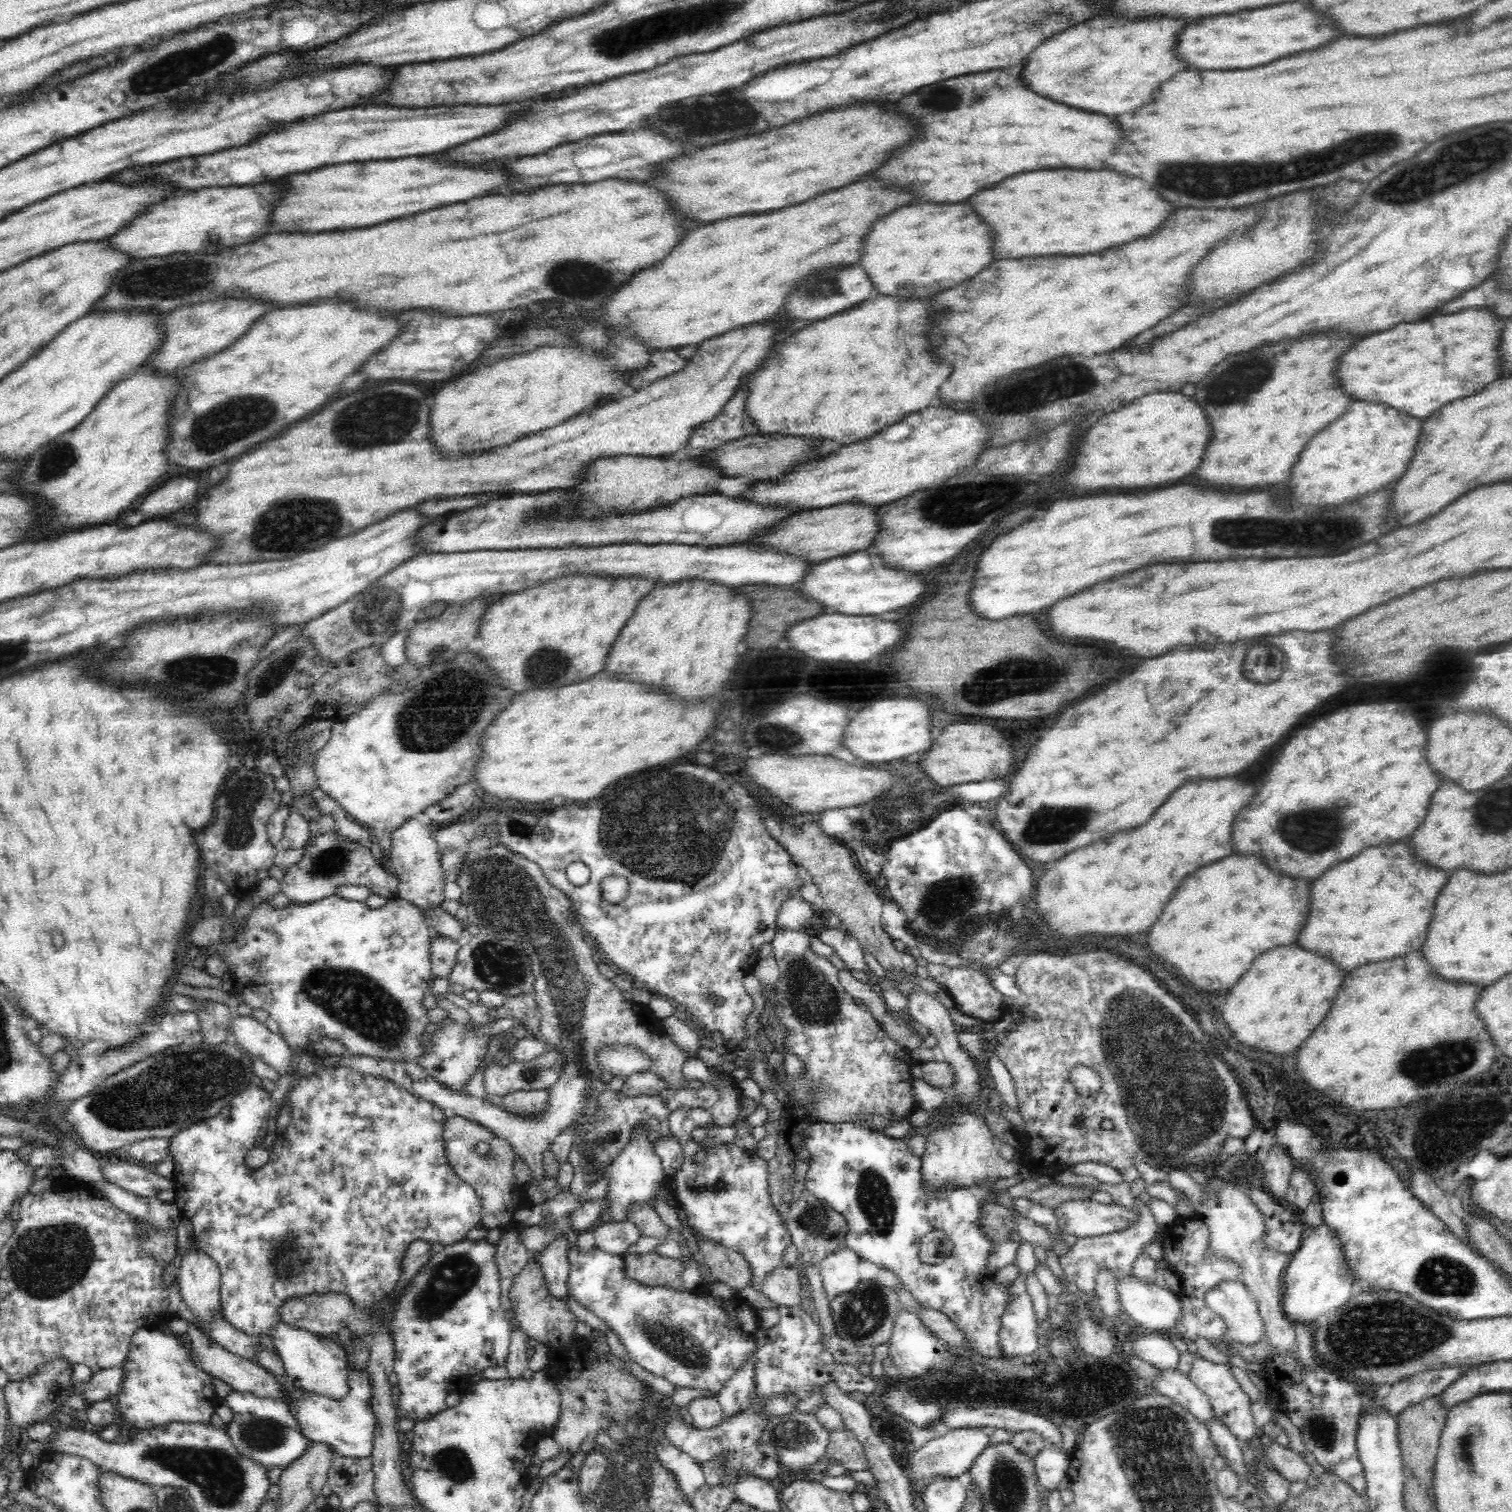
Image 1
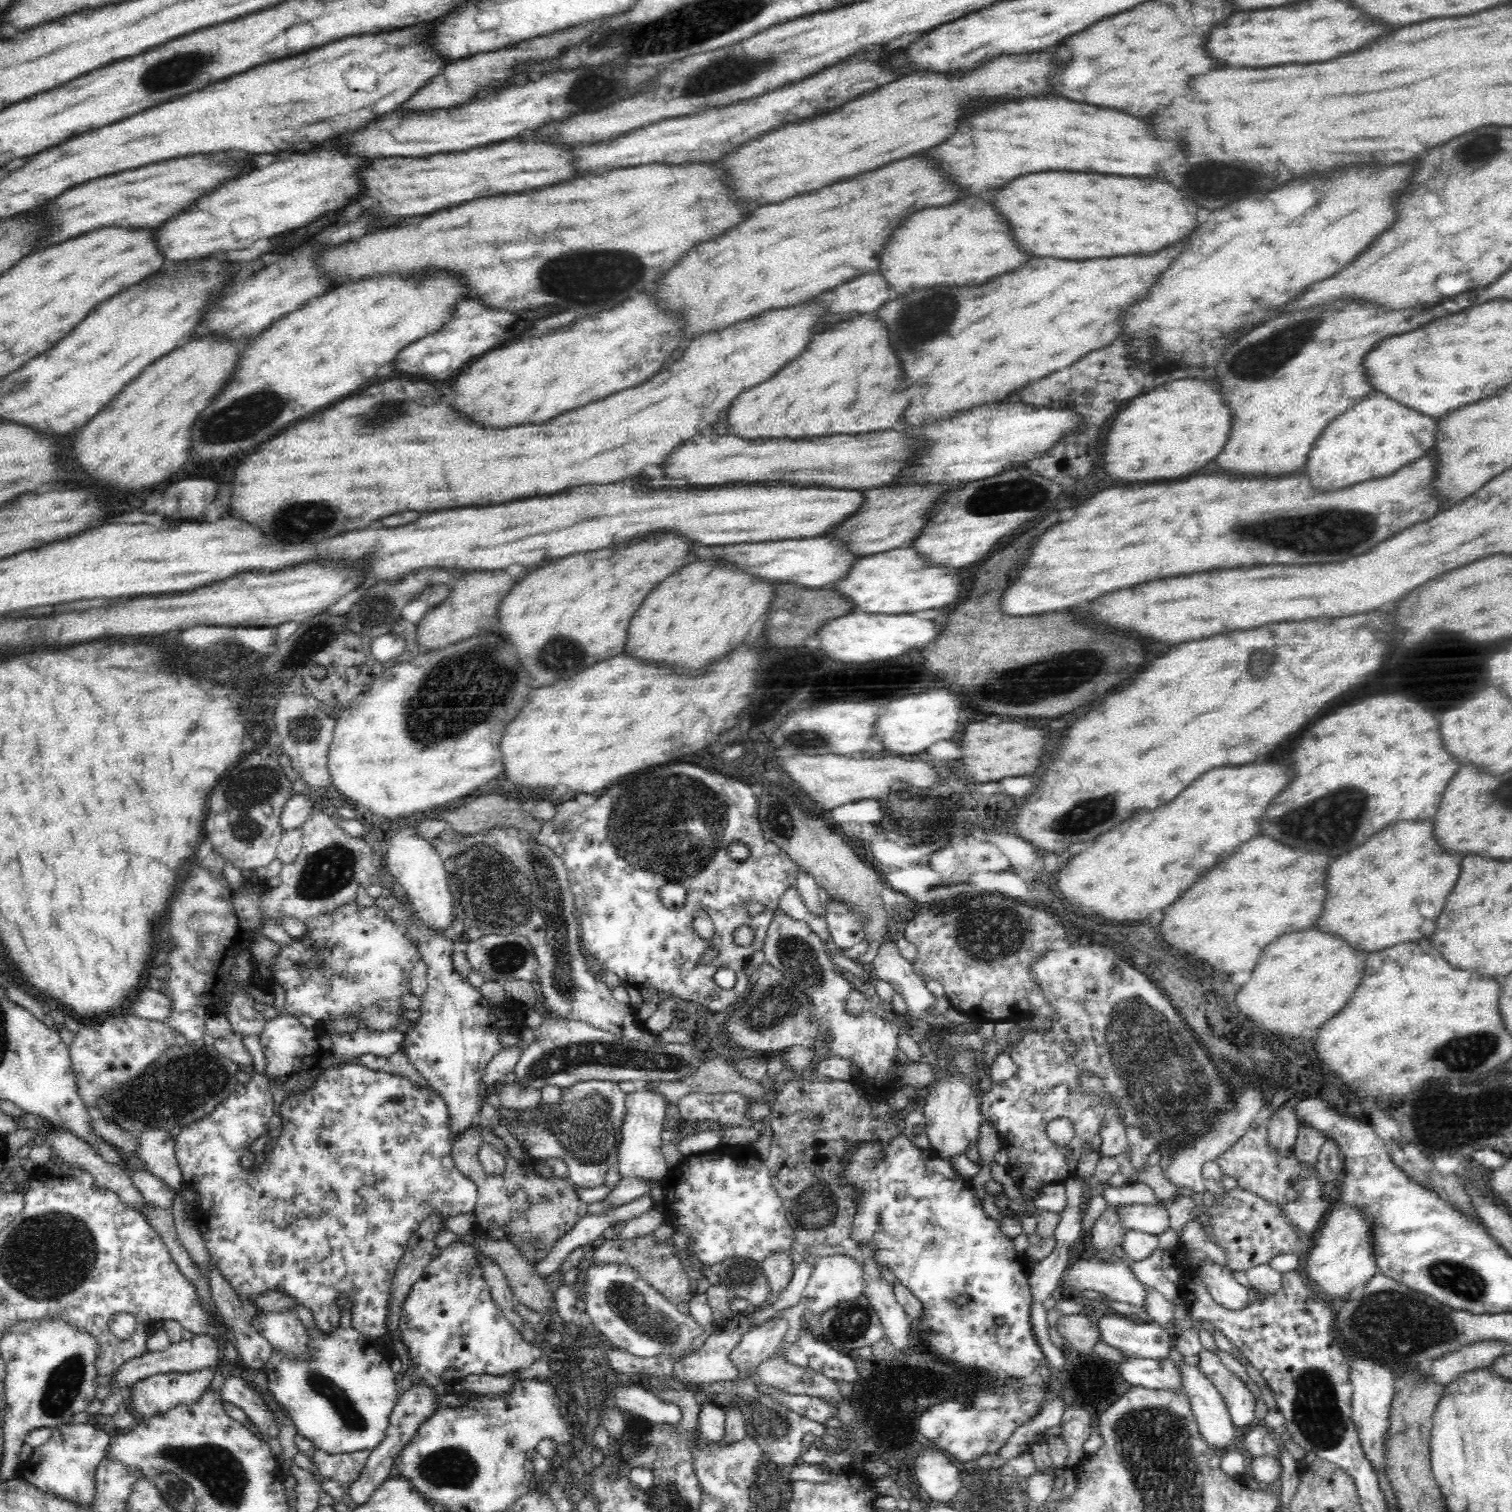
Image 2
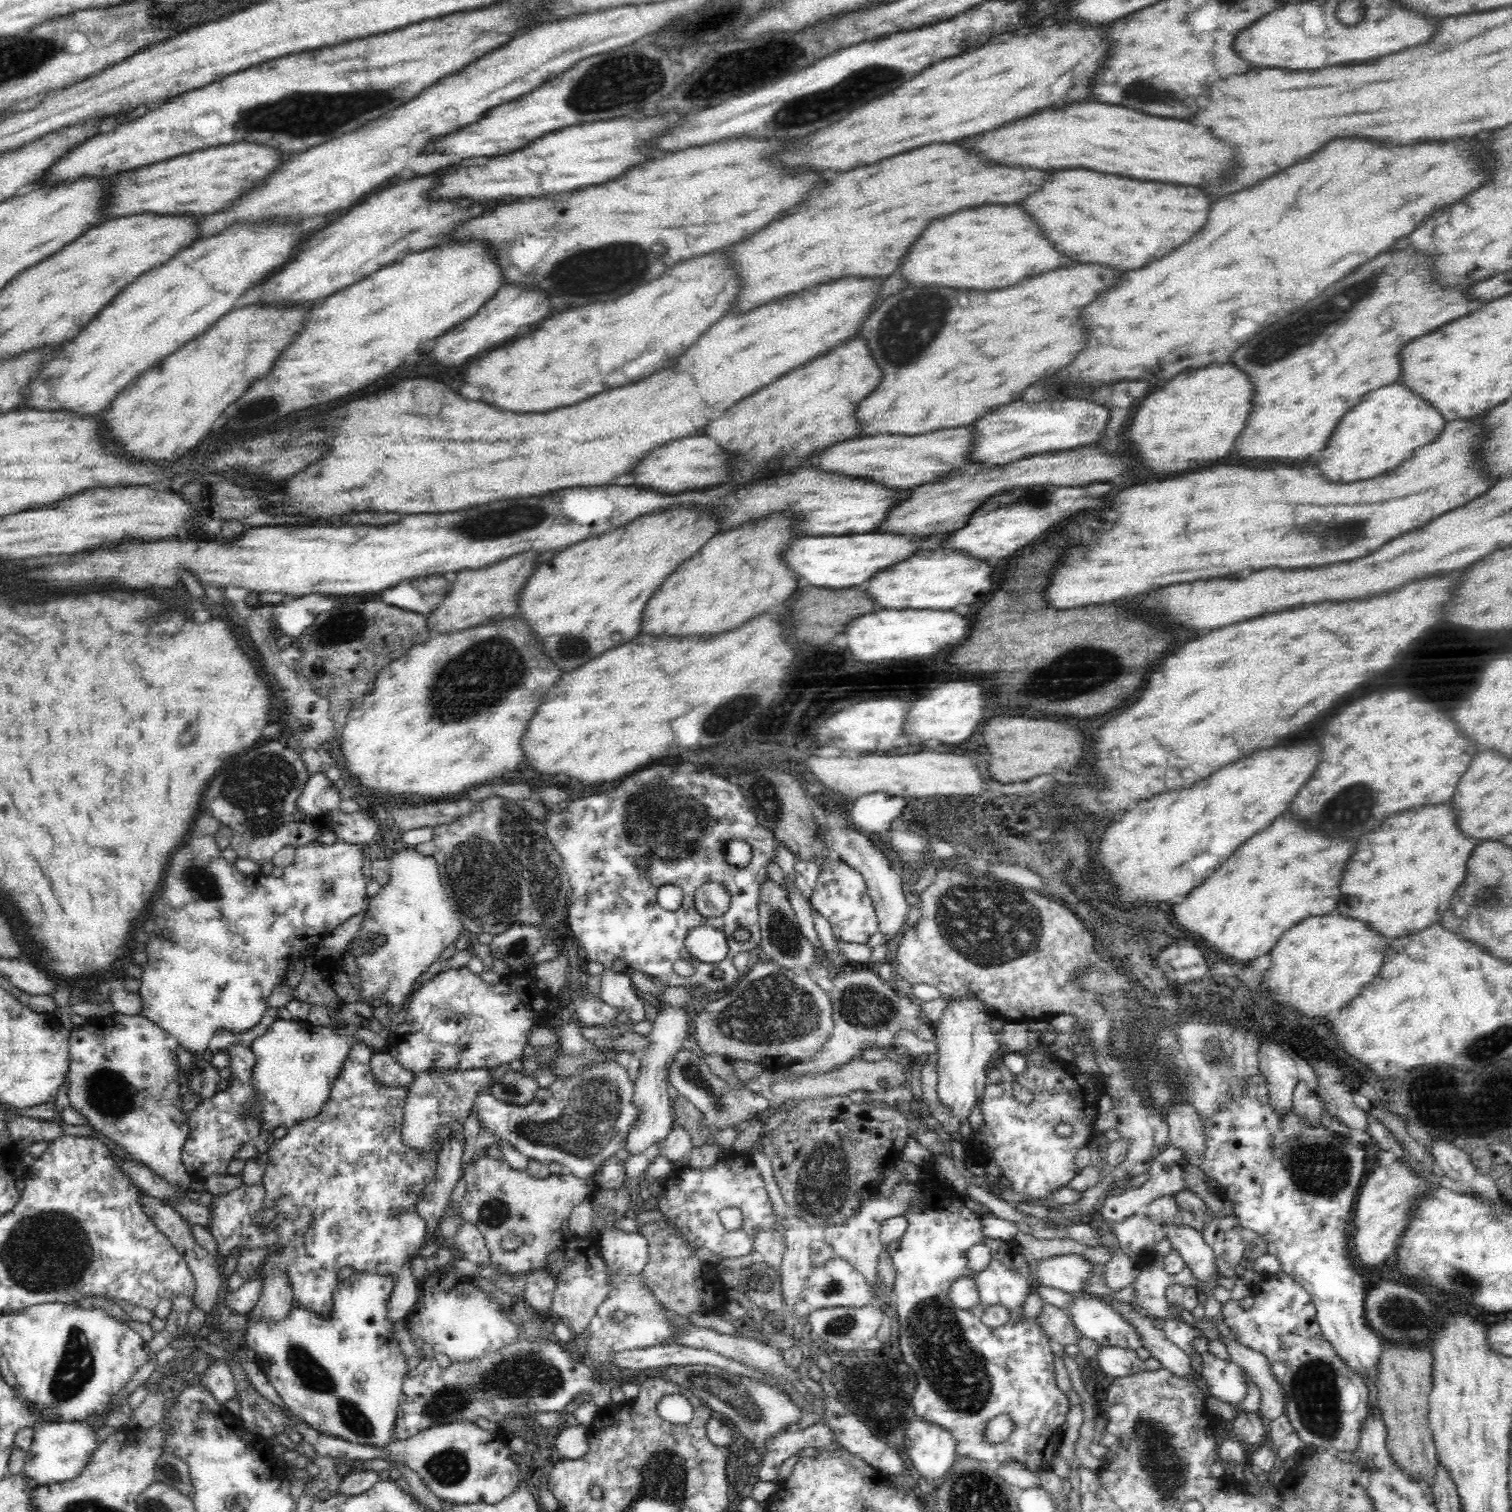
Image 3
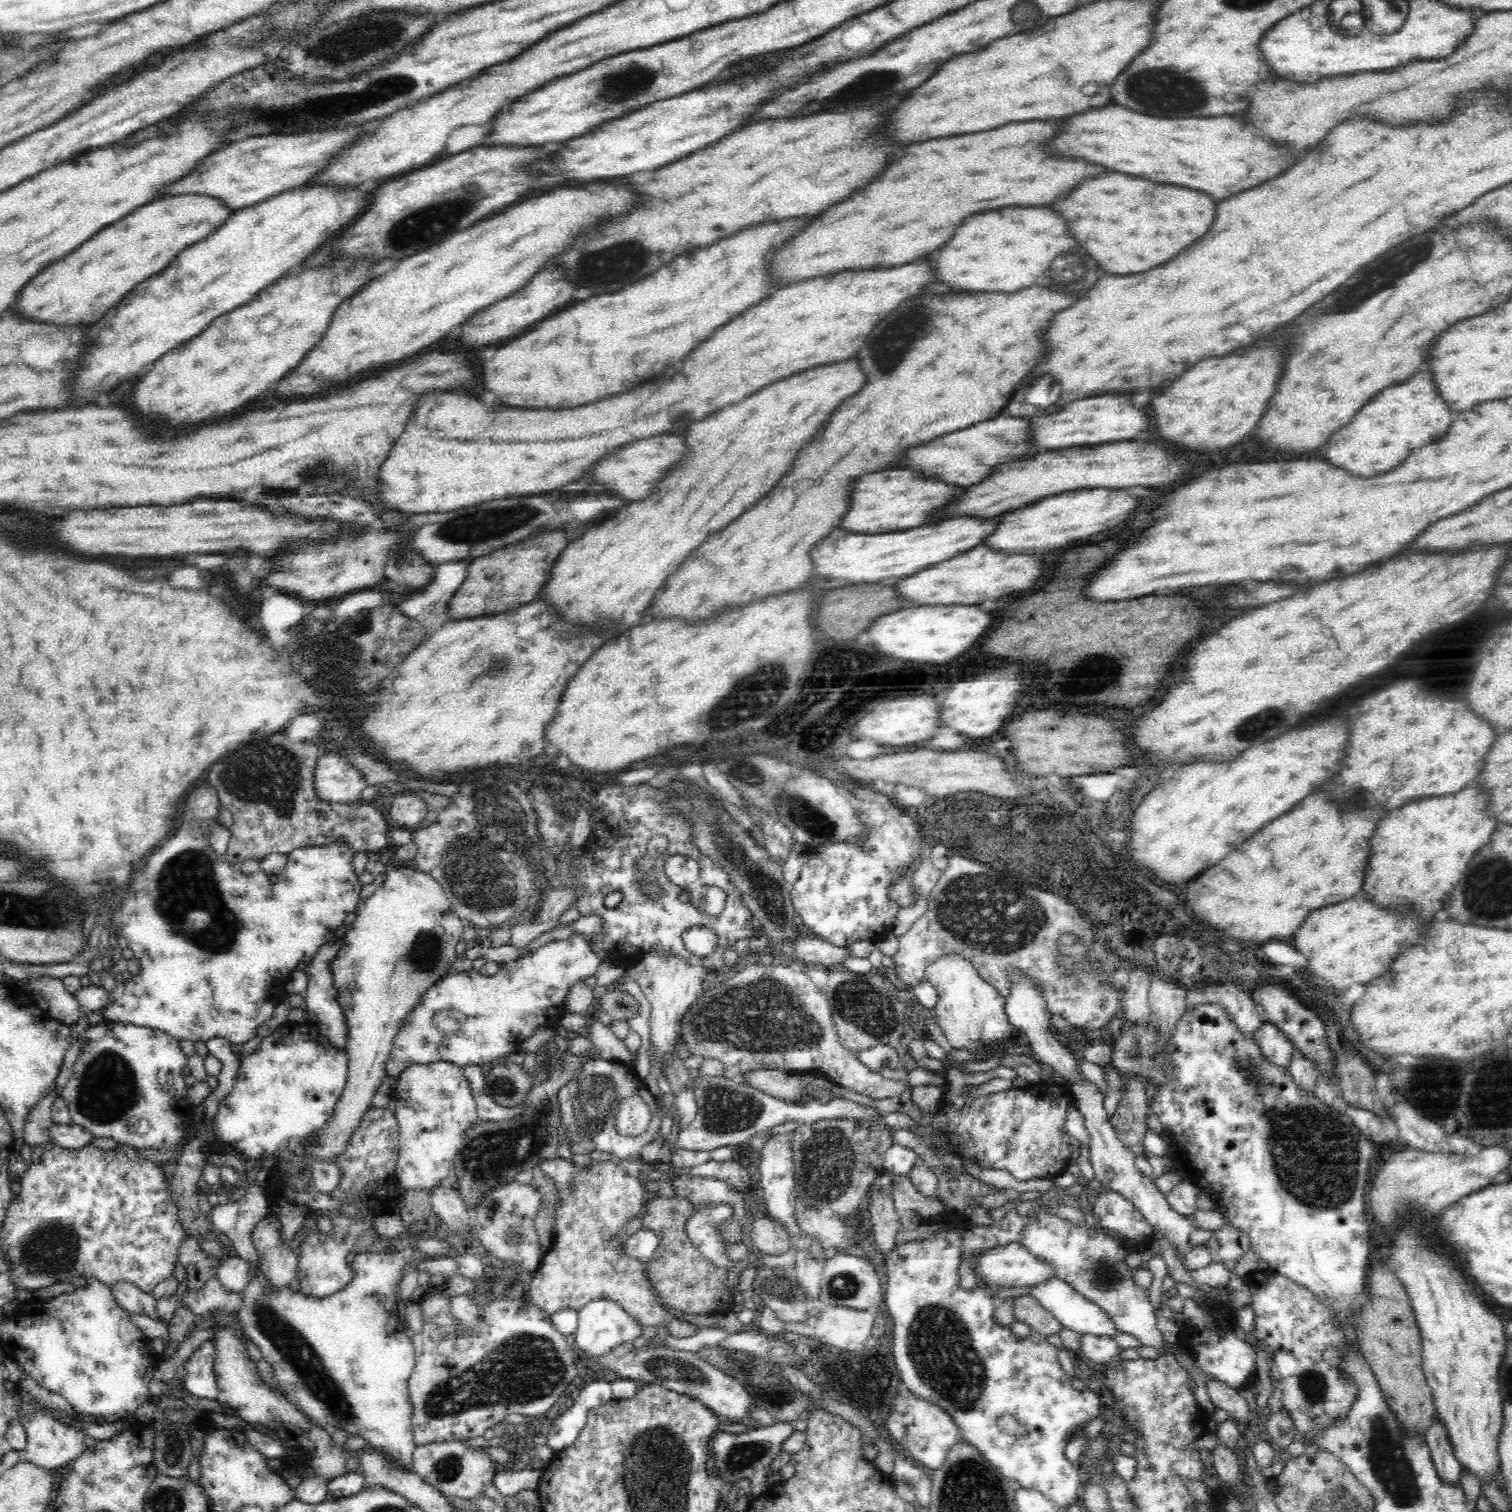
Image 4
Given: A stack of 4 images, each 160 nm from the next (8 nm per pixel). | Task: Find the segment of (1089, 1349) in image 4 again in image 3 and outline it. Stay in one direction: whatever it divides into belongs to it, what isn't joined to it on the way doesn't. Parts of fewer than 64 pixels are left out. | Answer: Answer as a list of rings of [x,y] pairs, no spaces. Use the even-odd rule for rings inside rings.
[[[1103,1346],[1097,1354],[1097,1359],[1099,1367],[1115,1378],[1146,1371],[1144,1360],[1138,1357],[1136,1351],[1130,1349]]]

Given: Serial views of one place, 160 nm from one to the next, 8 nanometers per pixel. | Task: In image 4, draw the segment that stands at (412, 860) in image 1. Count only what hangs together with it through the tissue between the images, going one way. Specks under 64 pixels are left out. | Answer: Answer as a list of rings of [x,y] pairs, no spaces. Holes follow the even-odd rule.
[[[402,863],[384,874],[383,884],[376,888],[367,901],[359,900],[354,915],[348,920],[348,929],[340,947],[329,964],[337,1001],[347,1022],[347,1083],[332,1116],[310,1149],[314,1158],[330,1163],[347,1148],[346,1142],[350,1140],[352,1130],[360,1124],[360,1118],[366,1114],[372,1096],[384,1078],[387,1056],[403,1025],[400,1022],[404,1022],[414,1010],[424,992],[449,973],[458,957],[454,948],[462,938],[463,926],[463,920],[452,910],[438,881],[429,872]]]

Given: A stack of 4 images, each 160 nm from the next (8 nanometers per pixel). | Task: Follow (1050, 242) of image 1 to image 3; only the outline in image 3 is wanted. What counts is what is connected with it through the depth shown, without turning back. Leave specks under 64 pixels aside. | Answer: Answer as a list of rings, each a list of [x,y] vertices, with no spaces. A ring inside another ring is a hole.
[[[1066,170],[1058,172],[1058,176],[1054,176],[1054,180],[1050,180],[1042,192],[1038,192],[1038,196],[1030,196],[1022,208],[1030,208],[1030,212],[1038,216],[1038,224],[1050,232],[1050,240],[1054,240],[1054,244],[1058,244],[1066,256],[1074,256],[1078,262],[1104,264],[1114,270],[1138,270],[1190,240],[1206,224],[1210,204],[1212,200],[1194,186],[1186,188],[1174,184],[1128,180],[1090,170]]]

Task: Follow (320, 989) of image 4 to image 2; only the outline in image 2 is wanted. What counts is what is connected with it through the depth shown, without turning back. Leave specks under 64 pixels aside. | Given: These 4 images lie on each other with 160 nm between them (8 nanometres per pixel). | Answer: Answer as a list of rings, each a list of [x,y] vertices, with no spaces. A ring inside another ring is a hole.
[[[354,1060],[351,1062],[347,1062],[344,1066],[336,1067],[336,1068],[328,1068],[323,1072],[321,1076],[318,1076],[318,1079],[312,1086],[304,1088],[302,1092],[287,1092],[284,1100],[281,1102],[280,1113],[283,1118],[281,1135],[278,1136],[277,1140],[270,1143],[269,1155],[267,1156],[267,1160],[261,1165],[258,1169],[256,1168],[253,1171],[246,1170],[242,1168],[242,1158],[244,1158],[244,1154],[248,1153],[251,1149],[252,1142],[257,1138],[260,1138],[262,1134],[268,1131],[268,1122],[270,1122],[270,1118],[272,1118],[274,1101],[272,1100],[272,1087],[270,1086],[270,1082],[268,1082],[268,1078],[266,1076],[255,1073],[251,1075],[251,1079],[248,1083],[240,1083],[238,1082],[235,1091],[228,1097],[224,1102],[217,1104],[215,1109],[212,1111],[212,1114],[208,1116],[202,1117],[202,1120],[197,1120],[194,1123],[190,1123],[185,1127],[182,1127],[179,1130],[178,1135],[174,1140],[175,1146],[175,1157],[177,1158],[177,1162],[179,1168],[181,1168],[182,1179],[185,1181],[185,1187],[187,1188],[187,1193],[190,1196],[194,1196],[195,1198],[192,1200],[194,1202],[195,1209],[197,1211],[197,1215],[193,1218],[196,1224],[196,1227],[201,1230],[202,1239],[204,1239],[205,1245],[207,1246],[208,1252],[210,1253],[211,1260],[213,1262],[213,1266],[218,1267],[218,1271],[220,1271],[220,1275],[229,1282],[230,1286],[233,1287],[234,1293],[239,1297],[242,1303],[242,1299],[244,1301],[248,1301],[252,1303],[254,1306],[256,1305],[256,1300],[260,1298],[260,1296],[264,1296],[267,1292],[282,1292],[287,1296],[290,1296],[294,1301],[298,1301],[298,1303],[304,1305],[306,1308],[309,1308],[314,1315],[314,1320],[316,1322],[316,1326],[325,1333],[332,1332],[334,1329],[338,1328],[339,1318],[341,1317],[341,1311],[338,1309],[337,1300],[339,1296],[345,1296],[348,1299],[348,1306],[350,1307],[350,1319],[352,1319],[352,1327],[356,1329],[358,1332],[362,1332],[362,1335],[366,1336],[366,1339],[378,1339],[386,1334],[386,1316],[388,1316],[389,1308],[386,1307],[387,1304],[390,1304],[390,1290],[393,1286],[392,1280],[394,1279],[396,1268],[404,1251],[406,1250],[407,1244],[410,1241],[410,1238],[414,1235],[414,1232],[420,1227],[420,1224],[428,1218],[428,1216],[439,1216],[441,1218],[441,1231],[445,1229],[449,1230],[446,1223],[447,1219],[451,1217],[456,1217],[460,1214],[471,1214],[475,1212],[476,1204],[477,1204],[477,1187],[472,1180],[463,1176],[456,1166],[454,1165],[452,1156],[451,1156],[451,1130],[450,1130],[450,1115],[448,1107],[446,1103],[443,1101],[443,1098],[432,1088],[427,1085],[421,1086],[414,1081],[411,1081],[406,1076],[400,1075],[391,1075],[384,1071],[375,1071],[374,1069],[369,1069],[364,1067],[362,1063],[358,1060]]]

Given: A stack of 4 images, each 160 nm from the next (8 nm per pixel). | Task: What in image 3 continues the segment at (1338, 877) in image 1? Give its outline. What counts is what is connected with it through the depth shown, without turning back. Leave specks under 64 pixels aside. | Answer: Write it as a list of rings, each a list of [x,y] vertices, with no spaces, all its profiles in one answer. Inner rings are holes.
[[[1448,802],[1414,808],[1394,814],[1380,824],[1374,832],[1368,832],[1360,838],[1358,848],[1354,848],[1354,860],[1346,874],[1342,874],[1344,884],[1340,884],[1340,898],[1335,912],[1350,912],[1350,916],[1362,916],[1362,920],[1370,920],[1374,928],[1382,928],[1388,940],[1396,937],[1417,933],[1420,929],[1428,928],[1439,923],[1454,896],[1456,888],[1462,884],[1466,874],[1466,862],[1474,847],[1478,845],[1472,838],[1464,838],[1458,831],[1457,820]]]

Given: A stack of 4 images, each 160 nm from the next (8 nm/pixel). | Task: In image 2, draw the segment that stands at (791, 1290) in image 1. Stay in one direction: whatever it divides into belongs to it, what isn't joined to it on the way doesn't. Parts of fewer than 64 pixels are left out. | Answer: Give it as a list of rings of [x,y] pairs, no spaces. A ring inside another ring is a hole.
[[[772,1253],[761,1262],[762,1273],[766,1275],[772,1300],[788,1287],[794,1272],[793,1263],[788,1253]]]

